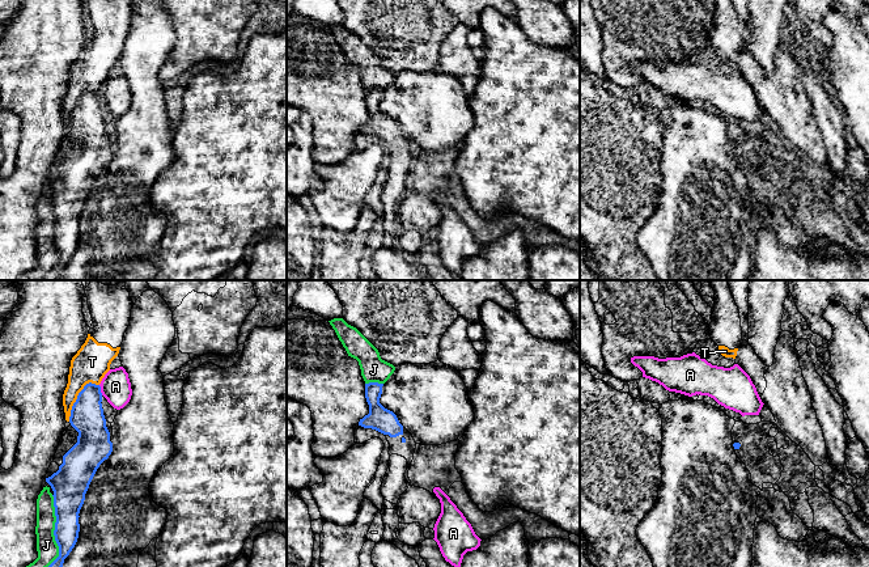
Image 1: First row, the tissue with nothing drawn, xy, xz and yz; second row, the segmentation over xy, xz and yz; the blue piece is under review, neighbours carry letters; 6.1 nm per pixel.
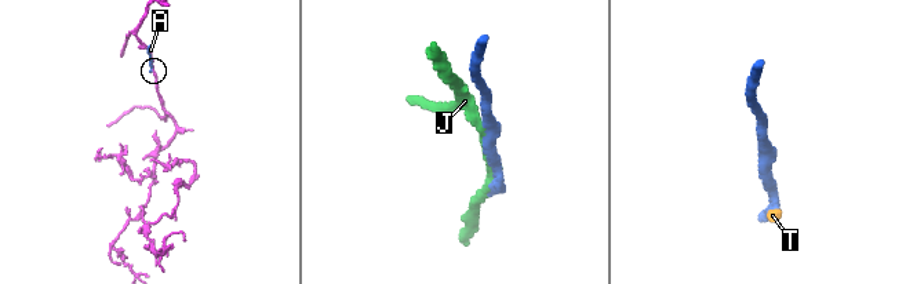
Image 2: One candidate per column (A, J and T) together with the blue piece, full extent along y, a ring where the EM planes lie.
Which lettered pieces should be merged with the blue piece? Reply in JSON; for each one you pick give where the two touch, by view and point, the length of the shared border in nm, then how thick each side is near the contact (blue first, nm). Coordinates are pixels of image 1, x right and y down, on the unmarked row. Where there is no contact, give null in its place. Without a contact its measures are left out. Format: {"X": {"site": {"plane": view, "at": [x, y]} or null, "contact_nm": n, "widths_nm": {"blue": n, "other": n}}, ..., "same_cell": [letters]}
{"same_cell": []}

